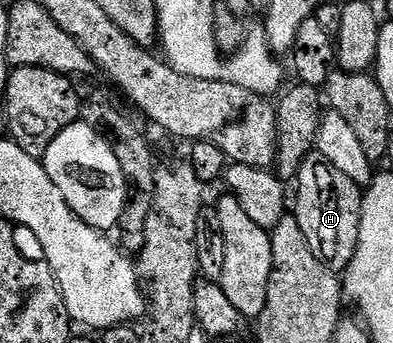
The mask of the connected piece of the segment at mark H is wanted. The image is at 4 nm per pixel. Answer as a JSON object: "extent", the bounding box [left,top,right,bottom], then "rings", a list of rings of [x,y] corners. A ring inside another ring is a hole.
{"extent":[294,153,361,273],"rings":[[[319,153],[309,155],[301,163],[296,185],[294,214],[298,225],[302,225],[302,233],[306,233],[306,241],[310,241],[310,249],[314,249],[314,257],[326,269],[337,273],[347,271],[358,246],[361,188]]]}

